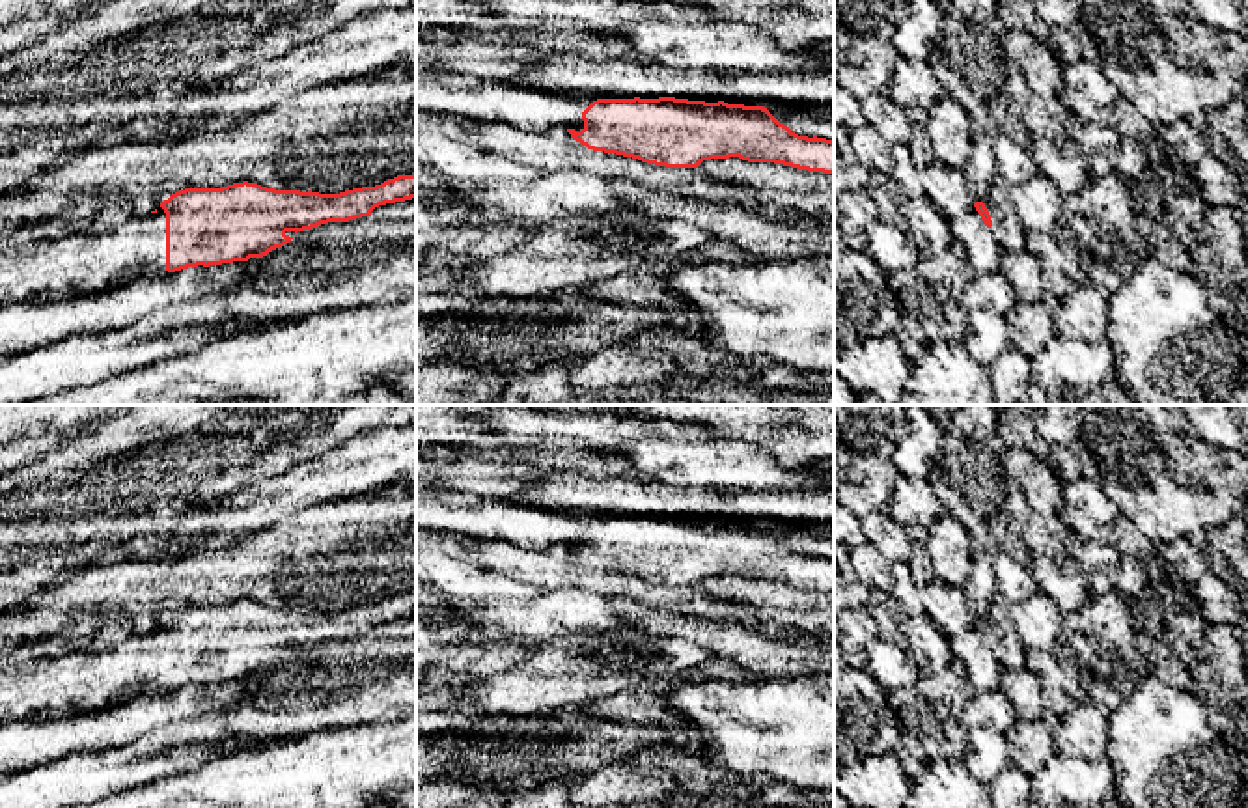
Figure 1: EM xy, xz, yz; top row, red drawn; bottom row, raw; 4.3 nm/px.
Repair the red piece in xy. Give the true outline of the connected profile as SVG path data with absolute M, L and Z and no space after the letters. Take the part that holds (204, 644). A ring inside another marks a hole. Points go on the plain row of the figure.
M397 593L375 605L340 612L276 608L257 601L233 601L222 606L185 606L159 627L132 634L103 651L60 651L43 664L21 664L0 672L0 726L32 715L52 718L110 709L140 694L175 690L187 685L209 685L263 676L293 655L328 640L371 634L379 623L416 616L416 593Z

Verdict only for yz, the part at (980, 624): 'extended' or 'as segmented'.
extended

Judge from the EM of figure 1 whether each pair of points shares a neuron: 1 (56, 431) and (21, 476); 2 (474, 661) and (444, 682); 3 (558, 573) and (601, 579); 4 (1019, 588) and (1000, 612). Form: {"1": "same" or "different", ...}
{"1": "different", "2": "different", "3": "same", "4": "different"}

